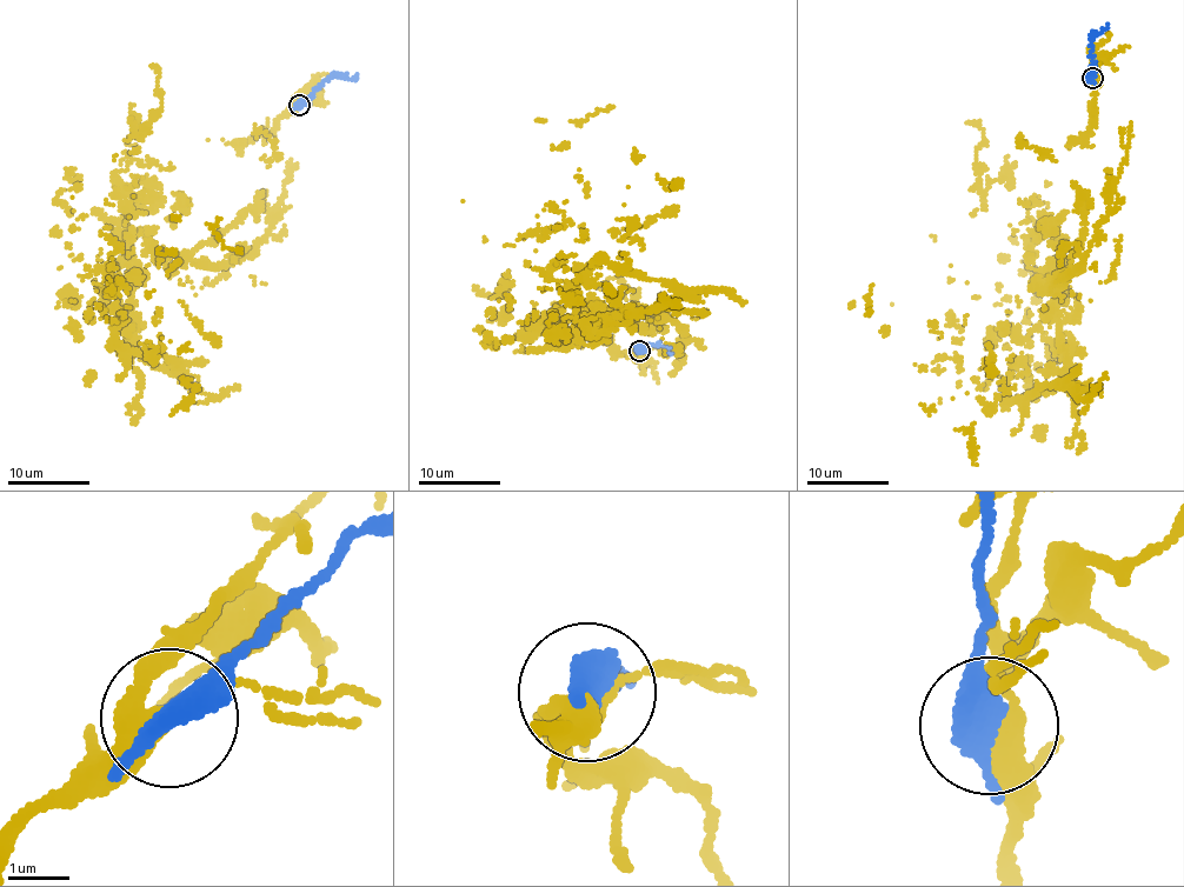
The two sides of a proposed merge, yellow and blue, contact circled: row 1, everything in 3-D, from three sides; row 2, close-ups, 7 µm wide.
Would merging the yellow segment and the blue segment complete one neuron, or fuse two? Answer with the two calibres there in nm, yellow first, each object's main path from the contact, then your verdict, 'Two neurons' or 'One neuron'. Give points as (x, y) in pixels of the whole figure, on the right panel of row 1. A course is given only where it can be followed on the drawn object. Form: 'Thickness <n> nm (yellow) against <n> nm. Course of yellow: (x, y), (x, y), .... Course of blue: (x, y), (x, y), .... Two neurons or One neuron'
Thickness 320 nm (yellow) against 440 nm. Course of yellow: (1095, 78), (1128, 158), (1051, 282), (1069, 262), (1057, 346), (1095, 391), (1013, 400), (871, 313). Course of blue: (1092, 78), (1091, 37), (1105, 25). Two neurons

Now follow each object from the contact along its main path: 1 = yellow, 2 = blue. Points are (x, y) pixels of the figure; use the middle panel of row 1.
1: (639, 352), (680, 366), (689, 340), (605, 311), (576, 335), (700, 301), (563, 225), (561, 149), (612, 107)
2: (639, 349), (653, 344), (667, 346), (670, 353)

